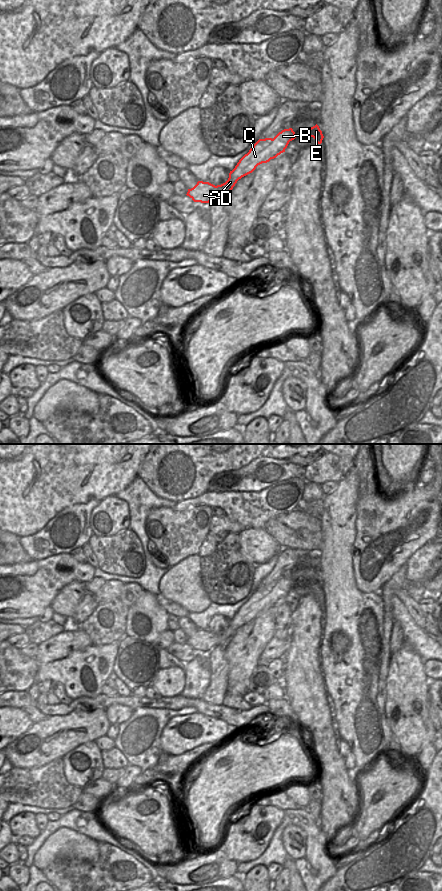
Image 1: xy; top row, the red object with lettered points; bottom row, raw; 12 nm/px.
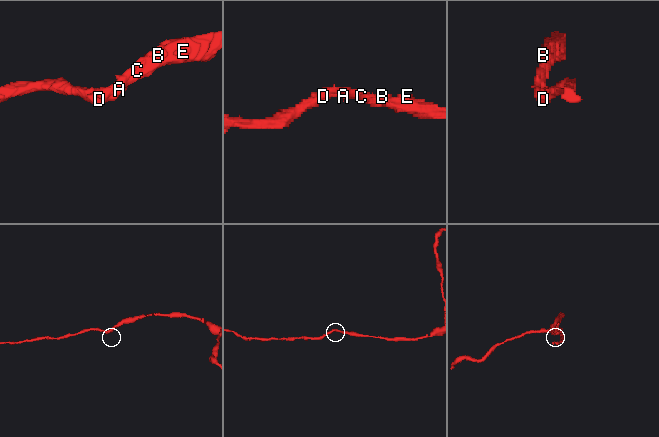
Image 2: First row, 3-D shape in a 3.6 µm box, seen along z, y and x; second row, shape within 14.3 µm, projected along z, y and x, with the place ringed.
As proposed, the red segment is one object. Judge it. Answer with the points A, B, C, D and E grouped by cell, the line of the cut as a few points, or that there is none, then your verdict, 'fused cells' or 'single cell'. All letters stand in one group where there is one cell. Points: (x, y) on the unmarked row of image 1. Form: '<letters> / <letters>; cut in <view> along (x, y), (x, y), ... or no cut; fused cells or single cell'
A B C D E; no cut; single cell

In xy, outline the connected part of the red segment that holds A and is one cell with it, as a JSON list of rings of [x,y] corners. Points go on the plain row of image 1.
[[[289,576],[279,580],[273,587],[259,587],[230,619],[225,631],[215,634],[209,630],[198,629],[193,636],[188,637],[186,643],[194,650],[201,651],[209,651],[216,646],[225,646],[239,627],[252,621],[258,613],[267,611],[285,600],[289,590],[295,586],[295,580]]]

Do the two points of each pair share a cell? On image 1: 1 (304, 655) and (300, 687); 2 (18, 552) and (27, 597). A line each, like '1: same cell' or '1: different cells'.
1: same cell
2: different cells

